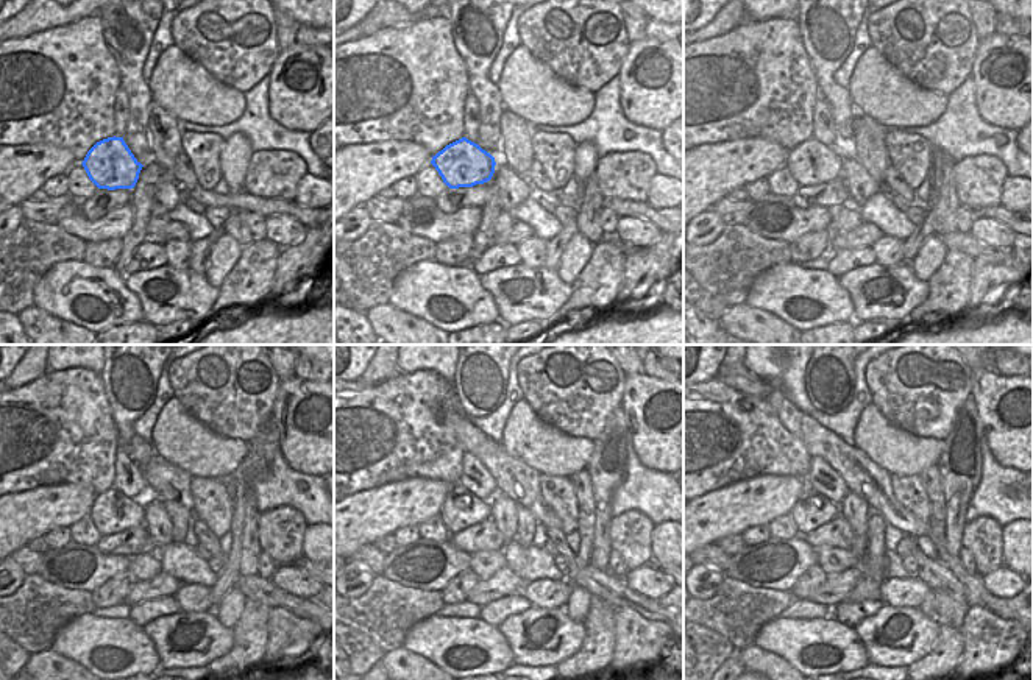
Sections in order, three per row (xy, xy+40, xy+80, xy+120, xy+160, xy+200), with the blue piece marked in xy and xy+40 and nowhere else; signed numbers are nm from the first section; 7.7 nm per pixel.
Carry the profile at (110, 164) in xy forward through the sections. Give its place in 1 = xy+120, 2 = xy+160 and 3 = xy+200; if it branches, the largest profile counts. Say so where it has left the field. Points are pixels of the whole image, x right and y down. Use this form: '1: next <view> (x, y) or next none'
1: next xy+120 (113, 512)
2: next xy+160 (461, 509)
3: next xy+200 (812, 510)

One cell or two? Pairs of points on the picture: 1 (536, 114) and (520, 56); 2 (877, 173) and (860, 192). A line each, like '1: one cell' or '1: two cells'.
1: one cell
2: two cells

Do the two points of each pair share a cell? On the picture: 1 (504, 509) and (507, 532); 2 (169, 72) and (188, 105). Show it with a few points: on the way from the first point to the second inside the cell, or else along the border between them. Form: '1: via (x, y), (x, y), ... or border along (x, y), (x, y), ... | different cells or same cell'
1: via (504, 515), (507, 526) | same cell
2: via (177, 80), (188, 92), (188, 97) | same cell

